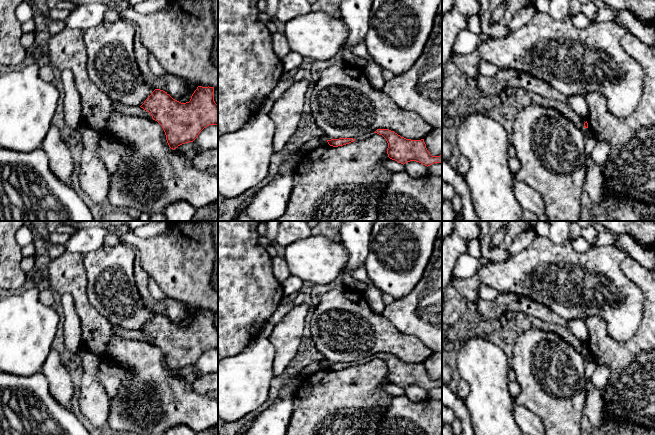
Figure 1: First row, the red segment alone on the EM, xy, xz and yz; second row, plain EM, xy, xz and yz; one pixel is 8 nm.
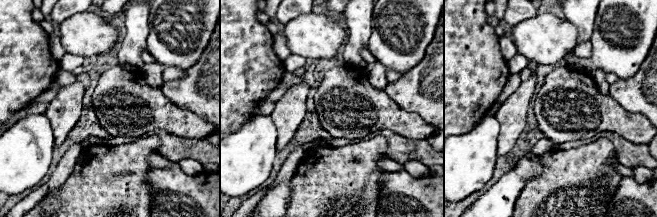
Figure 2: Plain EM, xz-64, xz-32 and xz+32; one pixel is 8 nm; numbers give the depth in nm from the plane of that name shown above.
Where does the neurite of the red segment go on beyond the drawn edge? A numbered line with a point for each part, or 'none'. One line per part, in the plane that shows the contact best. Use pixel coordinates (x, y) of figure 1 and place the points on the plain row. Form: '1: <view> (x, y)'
none

